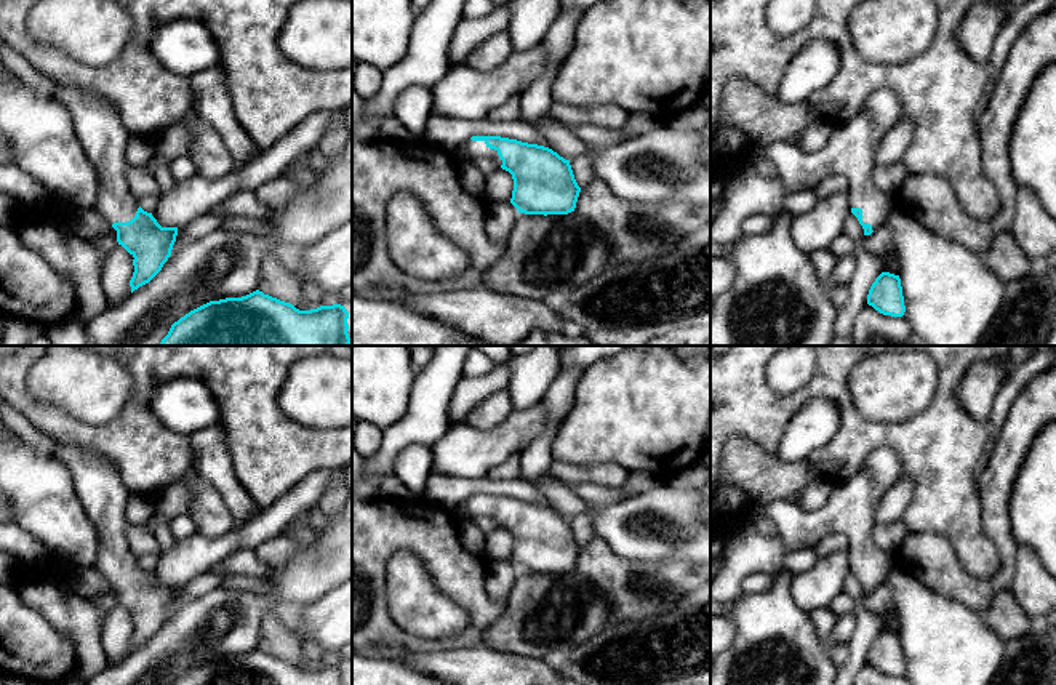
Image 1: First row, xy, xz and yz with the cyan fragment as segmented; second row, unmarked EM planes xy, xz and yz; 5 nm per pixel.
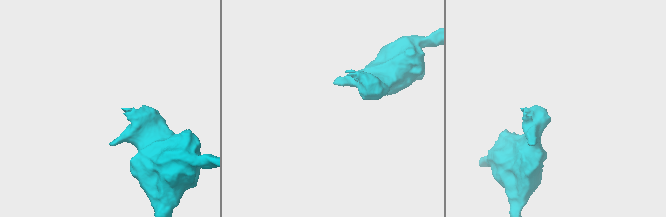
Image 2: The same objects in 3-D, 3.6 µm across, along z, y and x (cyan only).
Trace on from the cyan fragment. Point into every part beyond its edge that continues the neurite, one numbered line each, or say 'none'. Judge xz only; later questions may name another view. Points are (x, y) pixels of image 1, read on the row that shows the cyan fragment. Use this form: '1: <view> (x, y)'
1: xz (469, 151)

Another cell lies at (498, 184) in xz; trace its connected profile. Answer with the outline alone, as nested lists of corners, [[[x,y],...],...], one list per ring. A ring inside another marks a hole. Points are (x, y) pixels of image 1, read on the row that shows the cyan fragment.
[[[502,168],[485,176],[485,192],[490,202],[510,202],[514,190],[512,174]]]

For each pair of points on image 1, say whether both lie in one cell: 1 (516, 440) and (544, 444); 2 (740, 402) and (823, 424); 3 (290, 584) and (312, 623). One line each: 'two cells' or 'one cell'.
1: two cells
2: two cells
3: two cells

